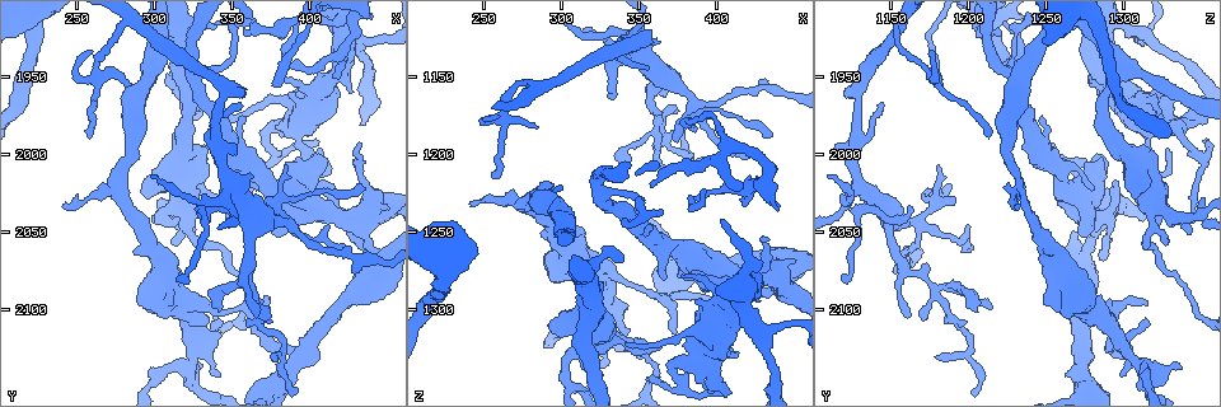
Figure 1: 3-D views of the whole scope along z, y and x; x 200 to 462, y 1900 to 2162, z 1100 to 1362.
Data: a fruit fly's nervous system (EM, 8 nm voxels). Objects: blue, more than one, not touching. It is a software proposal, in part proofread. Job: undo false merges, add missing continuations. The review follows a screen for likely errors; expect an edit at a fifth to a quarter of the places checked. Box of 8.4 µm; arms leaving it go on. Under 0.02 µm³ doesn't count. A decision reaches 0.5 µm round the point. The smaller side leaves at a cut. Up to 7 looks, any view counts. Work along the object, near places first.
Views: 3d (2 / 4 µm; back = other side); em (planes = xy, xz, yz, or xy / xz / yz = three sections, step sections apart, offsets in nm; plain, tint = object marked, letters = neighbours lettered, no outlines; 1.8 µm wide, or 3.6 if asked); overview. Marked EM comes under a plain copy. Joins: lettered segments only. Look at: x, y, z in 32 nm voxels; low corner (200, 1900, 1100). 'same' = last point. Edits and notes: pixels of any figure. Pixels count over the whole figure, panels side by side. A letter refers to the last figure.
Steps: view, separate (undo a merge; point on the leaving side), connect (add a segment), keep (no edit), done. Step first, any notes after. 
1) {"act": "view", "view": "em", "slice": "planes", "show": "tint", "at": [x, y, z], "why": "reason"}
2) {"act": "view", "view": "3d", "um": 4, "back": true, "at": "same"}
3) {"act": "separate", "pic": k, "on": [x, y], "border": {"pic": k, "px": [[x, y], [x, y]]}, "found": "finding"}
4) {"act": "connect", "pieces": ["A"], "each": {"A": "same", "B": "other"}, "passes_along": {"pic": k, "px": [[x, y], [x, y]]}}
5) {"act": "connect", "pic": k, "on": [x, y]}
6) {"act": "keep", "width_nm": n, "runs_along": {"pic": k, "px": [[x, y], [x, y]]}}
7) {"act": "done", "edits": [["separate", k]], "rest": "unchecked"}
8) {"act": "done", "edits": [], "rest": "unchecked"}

{"act": "view", "view": "em", "slice": "planes", "show": "tint", "at": [356, 1922, 1222], "why": "thin end"}

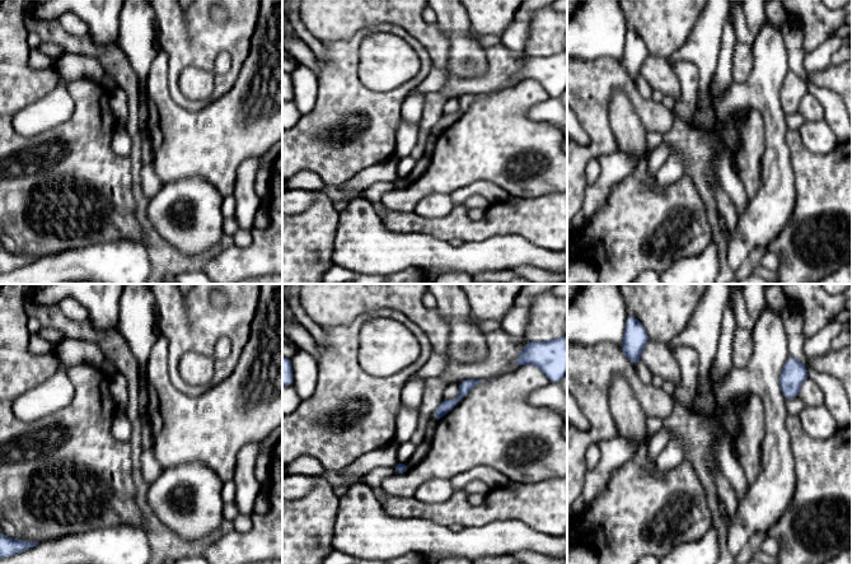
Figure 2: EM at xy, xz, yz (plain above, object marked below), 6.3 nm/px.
{"act": "view", "view": "em", "slice": "planes", "show": "letters", "at": "same"}

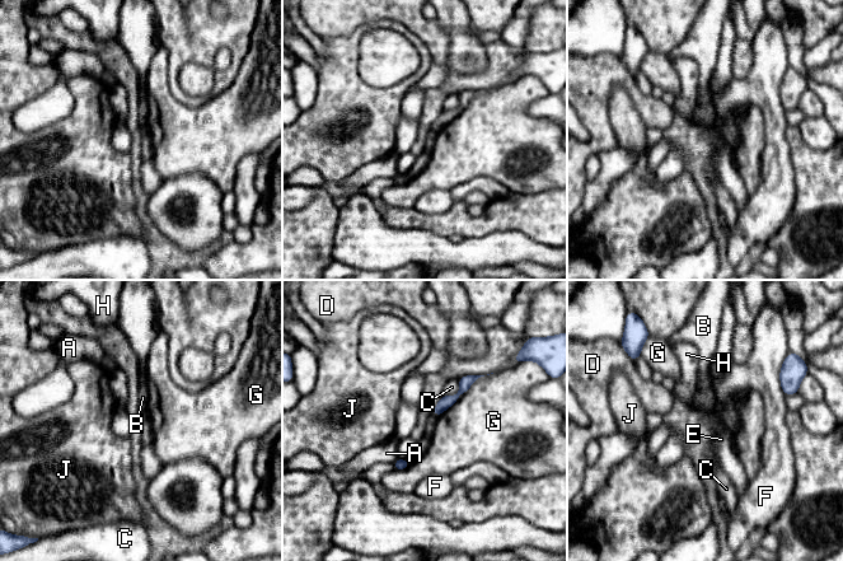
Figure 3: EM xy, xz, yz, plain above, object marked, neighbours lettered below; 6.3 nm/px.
{"act": "keep", "each": {"A": "other", "B": "other", "C": "other", "D": "other", "E": "other", "F": "other", "G": "other", "H": "other", "J": "other"}, "found": "no lettered segment goes on from it"}

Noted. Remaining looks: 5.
{"act": "view", "view": "em", "slice": "planes", "show": "letters", "at": [362, 2086, 1176], "why": "side arm on a straight run"}

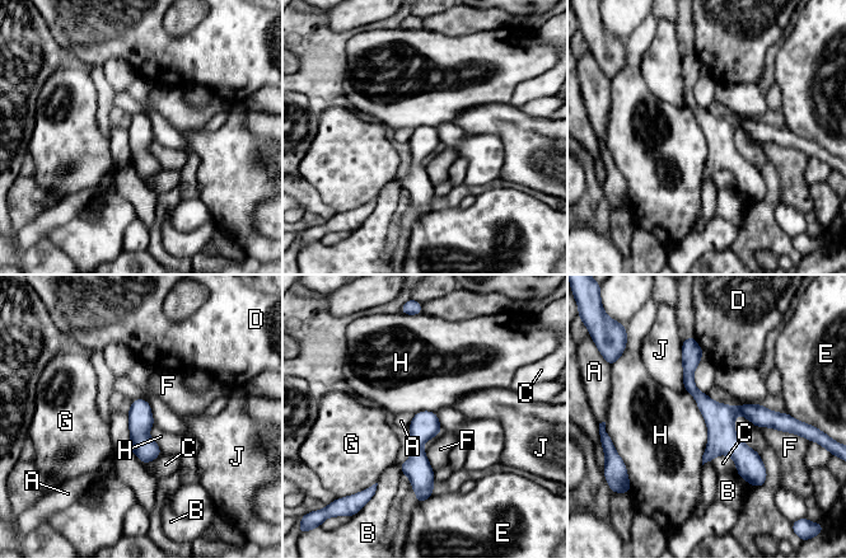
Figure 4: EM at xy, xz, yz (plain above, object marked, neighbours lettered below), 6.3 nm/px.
{"act": "keep", "each": {"A": "other", "B": "other", "C": "other", "D": "other", "E": "other", "F": "other", "G": "other", "H": "other", "J": "other"}, "runs_along": {"pic": 4, "px": [[685, 346], [688, 385], [714, 411], [786, 423]]}, "found": "all the same cell"}

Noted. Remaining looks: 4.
{"act": "view", "view": "3d", "um": 2, "back": true, "at": [432, 2092, 1266], "why": "calibre changes"}

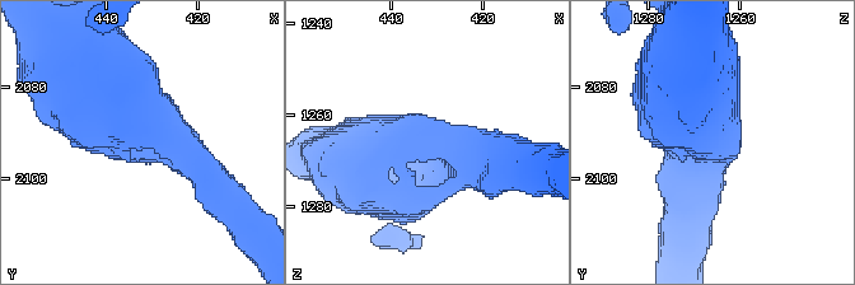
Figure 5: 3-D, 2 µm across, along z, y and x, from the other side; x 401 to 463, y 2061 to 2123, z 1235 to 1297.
{"act": "view", "view": "em", "slice": "yz", "step": 16, "show": "tint", "at": [433, 2091, 1265]}

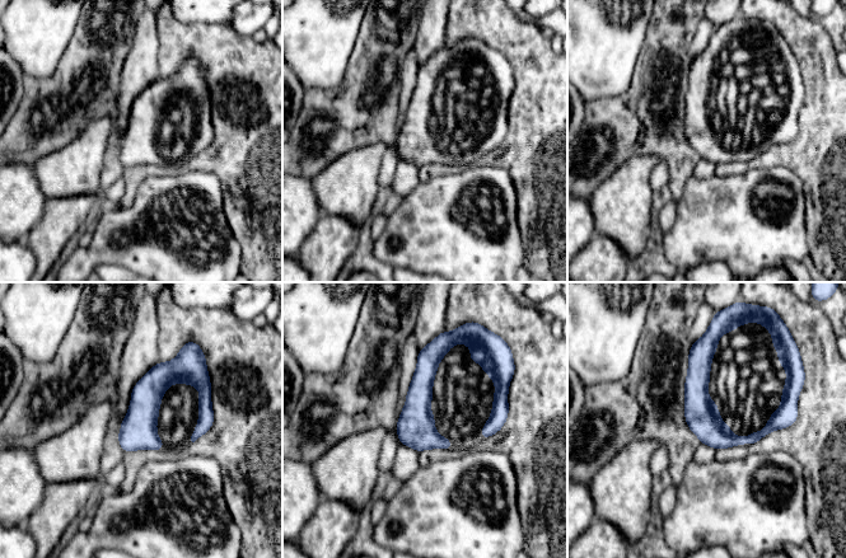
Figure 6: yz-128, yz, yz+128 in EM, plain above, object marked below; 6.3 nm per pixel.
{"act": "view", "view": "em", "slice": "xy", "step": 16, "show": "letters", "at": "same", "why": "another direction"}

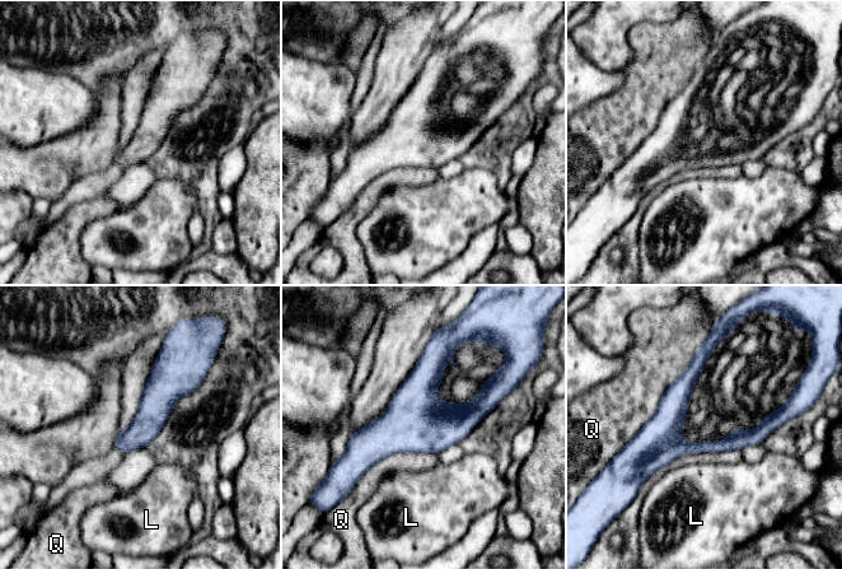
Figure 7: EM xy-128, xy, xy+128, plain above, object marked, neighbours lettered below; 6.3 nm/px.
{"act": "keep", "each": {"L": "other", "Q": "other"}, "border": {"pic": 7, "px": [[703, 343], [625, 446]]}, "found": "one cell here"}

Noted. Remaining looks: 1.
{"act": "done", "edits": [], "rest": "unchecked"}

